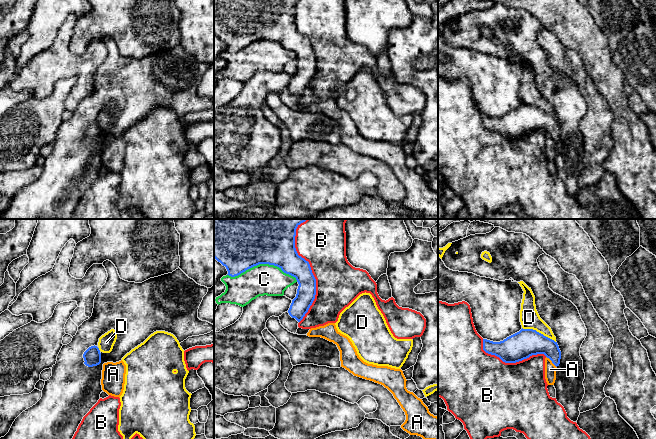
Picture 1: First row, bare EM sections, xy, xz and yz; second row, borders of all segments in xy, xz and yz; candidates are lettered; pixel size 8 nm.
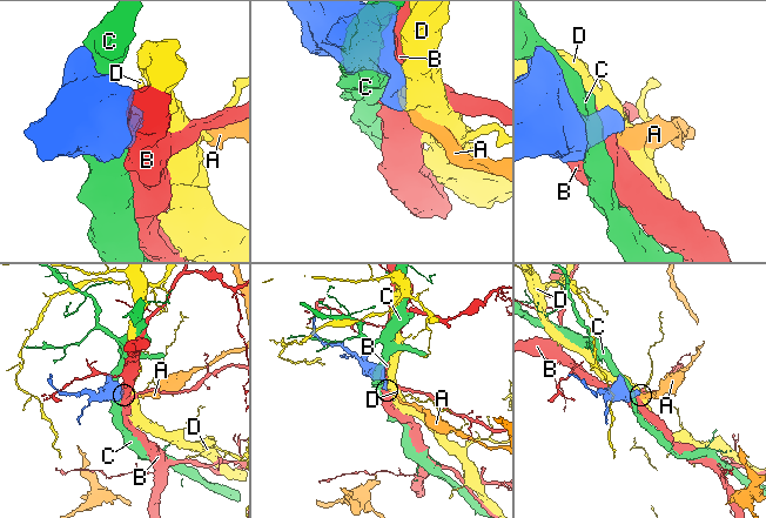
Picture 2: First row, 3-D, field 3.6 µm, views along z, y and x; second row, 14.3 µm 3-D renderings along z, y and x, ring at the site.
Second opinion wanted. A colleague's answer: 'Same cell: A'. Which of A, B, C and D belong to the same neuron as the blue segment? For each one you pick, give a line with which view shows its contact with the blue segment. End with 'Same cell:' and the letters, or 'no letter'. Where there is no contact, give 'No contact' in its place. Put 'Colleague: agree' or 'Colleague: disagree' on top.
Colleague: agree
A: Touches blue in yz
Same cell: A

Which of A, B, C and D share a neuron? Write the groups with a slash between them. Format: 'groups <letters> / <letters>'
groups A / B / C / D

